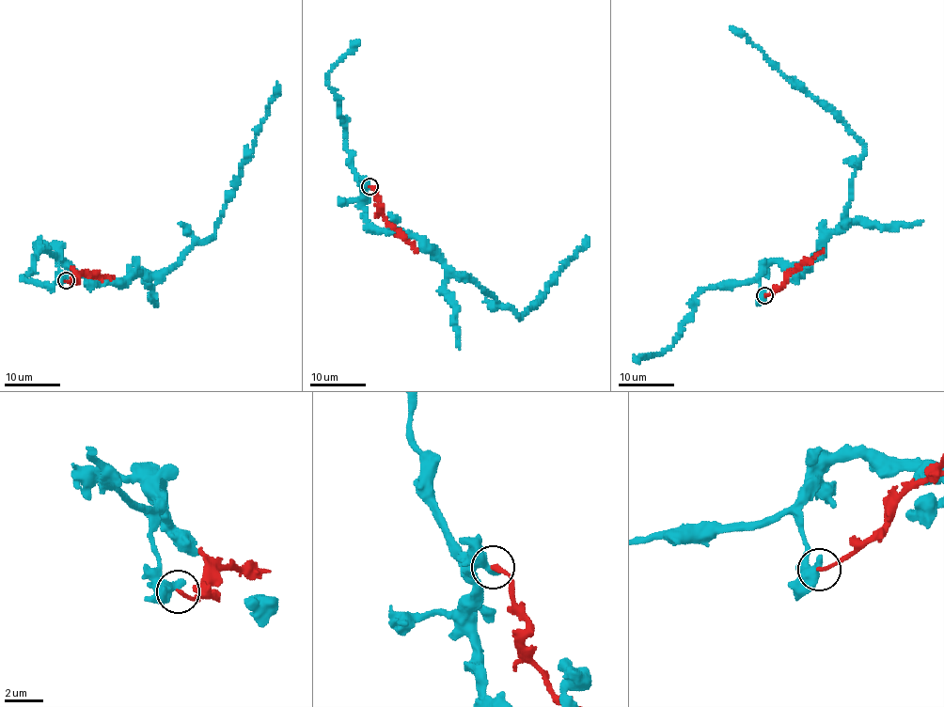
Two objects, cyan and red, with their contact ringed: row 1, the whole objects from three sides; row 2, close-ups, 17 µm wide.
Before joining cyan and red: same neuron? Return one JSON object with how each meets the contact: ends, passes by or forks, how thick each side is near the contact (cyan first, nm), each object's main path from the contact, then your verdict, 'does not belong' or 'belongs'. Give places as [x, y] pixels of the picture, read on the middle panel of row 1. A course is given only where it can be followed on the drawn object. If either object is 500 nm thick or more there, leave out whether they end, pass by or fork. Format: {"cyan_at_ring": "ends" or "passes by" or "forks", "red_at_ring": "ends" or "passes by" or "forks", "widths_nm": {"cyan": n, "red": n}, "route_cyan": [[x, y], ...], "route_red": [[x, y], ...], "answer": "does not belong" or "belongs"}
{"widths_nm": {"cyan": 600, "red": 190}, "route_cyan": [[369, 186], [363, 188], [366, 223], [426, 241], [451, 272], [468, 276], [519, 316], [533, 306], [587, 238]], "route_red": [[369, 186], [375, 191], [378, 211], [417, 252]], "answer": "does not belong"}

